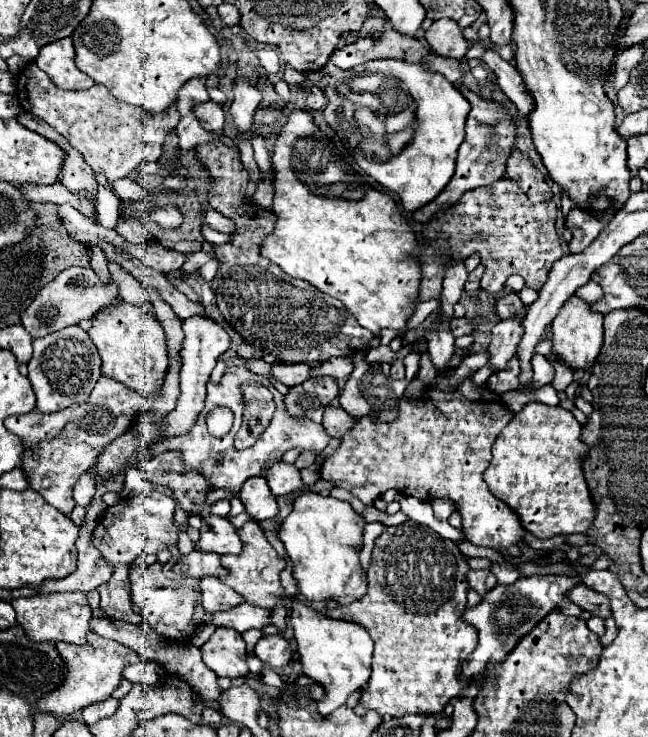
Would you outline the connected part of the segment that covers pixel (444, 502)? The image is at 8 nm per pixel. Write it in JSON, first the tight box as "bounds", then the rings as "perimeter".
{"bounds":[431,499,455,519],"perimeter":[[[433,499],[431,505],[433,505],[433,513],[437,519],[449,519],[449,515],[455,511],[451,499]]]}

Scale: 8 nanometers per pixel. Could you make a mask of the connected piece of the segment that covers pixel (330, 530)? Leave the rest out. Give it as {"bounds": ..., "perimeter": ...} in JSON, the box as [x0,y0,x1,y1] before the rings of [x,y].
{"bounds":[277,493,367,601],"perimeter":[[[301,493],[295,499],[293,511],[283,521],[277,537],[293,561],[293,579],[307,601],[325,601],[341,595],[361,599],[367,593],[367,579],[359,565],[359,553],[355,551],[363,541],[363,527],[365,517],[355,513],[345,501],[317,493]]]}

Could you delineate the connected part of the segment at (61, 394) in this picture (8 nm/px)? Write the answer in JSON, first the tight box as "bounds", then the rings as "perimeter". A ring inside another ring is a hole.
{"bounds":[29,325,101,413],"perimeter":[[[71,325],[57,333],[33,341],[33,359],[29,361],[29,381],[37,395],[37,409],[55,413],[75,403],[83,403],[101,377],[101,359],[91,337],[79,327]]]}

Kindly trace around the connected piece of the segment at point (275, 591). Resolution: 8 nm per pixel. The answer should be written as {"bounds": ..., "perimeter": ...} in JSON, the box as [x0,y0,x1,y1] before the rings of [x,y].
{"bounds":[221,523,285,609],"perimeter":[[[257,523],[245,525],[239,533],[241,533],[241,541],[243,541],[241,555],[223,555],[221,557],[221,565],[229,571],[229,575],[223,577],[223,583],[227,587],[235,589],[247,603],[265,607],[265,609],[273,609],[275,603],[279,601],[279,597],[283,595],[279,575],[285,569],[285,561],[269,545],[269,541],[263,535],[263,529]]]}

